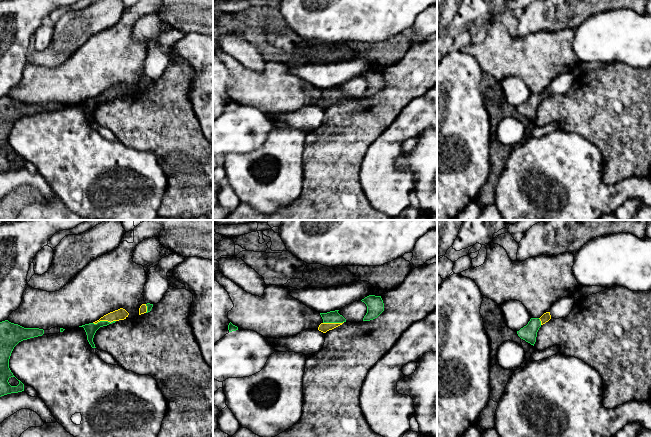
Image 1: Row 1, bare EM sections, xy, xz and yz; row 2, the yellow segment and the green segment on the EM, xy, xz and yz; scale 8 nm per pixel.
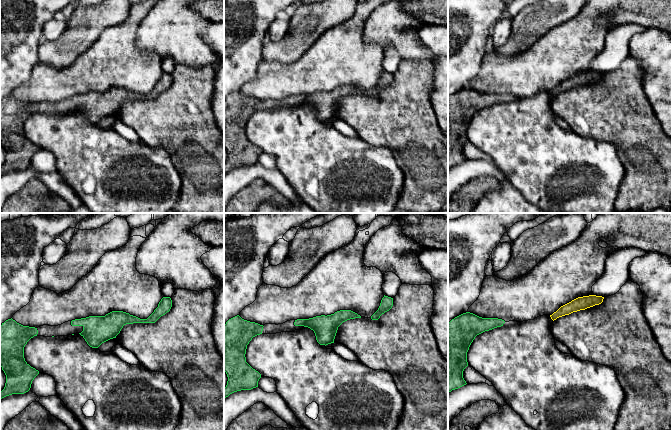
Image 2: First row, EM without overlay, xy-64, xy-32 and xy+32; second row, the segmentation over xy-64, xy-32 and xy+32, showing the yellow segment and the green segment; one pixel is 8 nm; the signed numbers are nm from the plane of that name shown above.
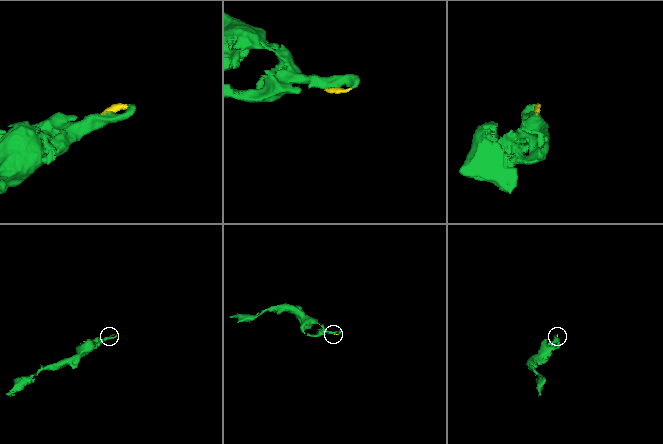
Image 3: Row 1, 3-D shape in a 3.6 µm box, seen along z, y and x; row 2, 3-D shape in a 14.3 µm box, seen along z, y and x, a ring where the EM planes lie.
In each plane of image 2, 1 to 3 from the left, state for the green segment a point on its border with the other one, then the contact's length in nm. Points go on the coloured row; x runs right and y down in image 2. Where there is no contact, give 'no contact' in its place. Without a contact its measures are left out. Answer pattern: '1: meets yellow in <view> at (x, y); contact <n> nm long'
1: no contact
2: no contact
3: no contact

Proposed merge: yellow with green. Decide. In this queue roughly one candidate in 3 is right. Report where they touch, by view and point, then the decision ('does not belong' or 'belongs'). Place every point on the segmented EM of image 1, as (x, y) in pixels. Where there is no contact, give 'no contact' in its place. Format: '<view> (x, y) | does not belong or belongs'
xy (104, 320) | belongs

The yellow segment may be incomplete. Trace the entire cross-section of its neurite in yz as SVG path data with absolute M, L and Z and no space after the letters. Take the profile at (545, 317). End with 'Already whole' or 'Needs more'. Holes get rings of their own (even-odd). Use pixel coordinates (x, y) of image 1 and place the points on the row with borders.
M550 312L540 318L531 318L526 326L517 331L518 336L534 346L539 328L551 319Z. Needs more

